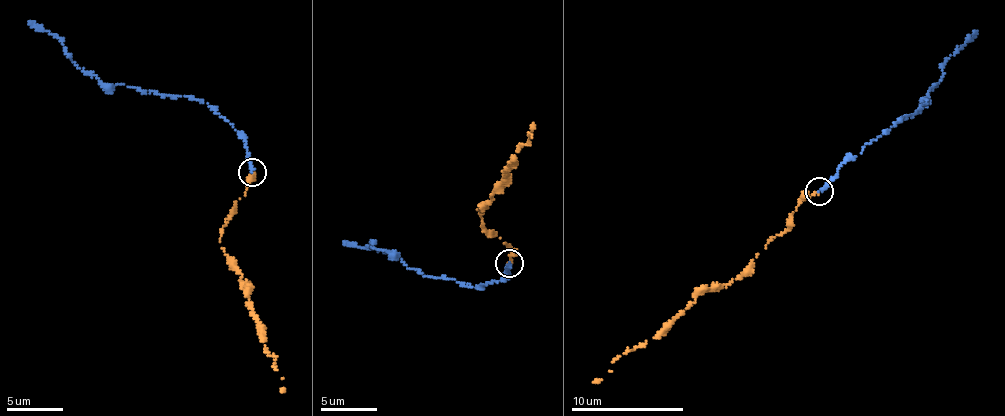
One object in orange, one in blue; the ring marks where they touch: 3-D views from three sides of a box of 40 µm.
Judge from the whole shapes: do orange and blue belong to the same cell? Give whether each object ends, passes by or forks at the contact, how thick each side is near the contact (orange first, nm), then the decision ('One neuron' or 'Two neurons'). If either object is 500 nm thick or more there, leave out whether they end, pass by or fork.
At the ring orange ends. At the ring blue ends. Thickness 190 nm (orange) against 320 nm. One neuron

